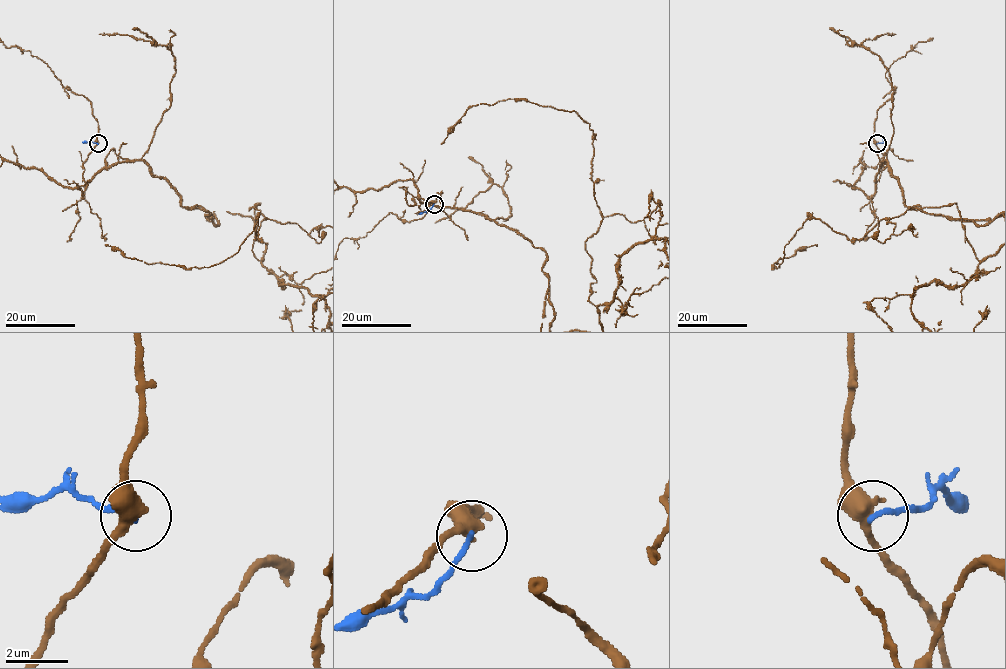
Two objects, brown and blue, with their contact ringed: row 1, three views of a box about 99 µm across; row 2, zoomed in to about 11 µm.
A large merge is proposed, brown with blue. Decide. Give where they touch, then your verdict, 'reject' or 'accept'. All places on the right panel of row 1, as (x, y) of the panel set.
place (877, 143); reject

